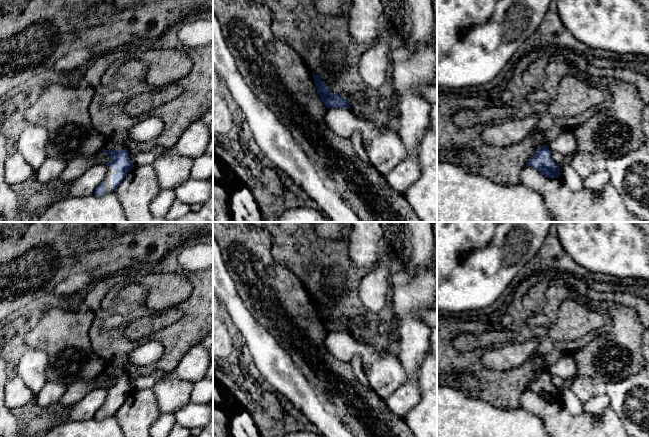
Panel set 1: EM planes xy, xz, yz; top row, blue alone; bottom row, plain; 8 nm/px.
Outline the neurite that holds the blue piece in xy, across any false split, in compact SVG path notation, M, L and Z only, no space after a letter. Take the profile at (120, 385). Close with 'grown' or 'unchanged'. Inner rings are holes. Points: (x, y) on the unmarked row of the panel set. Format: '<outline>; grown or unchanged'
M103 372L102 375L105 378L111 379L111 385L105 387L107 389L105 402L94 416L97 420L103 420L116 415L127 397L134 391L126 372L115 374L114 376Z; grown

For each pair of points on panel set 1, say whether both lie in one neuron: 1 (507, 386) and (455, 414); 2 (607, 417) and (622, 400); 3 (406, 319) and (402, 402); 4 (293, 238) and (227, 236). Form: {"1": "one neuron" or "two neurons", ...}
{"1": "two neurons", "2": "two neurons", "3": "one neuron", "4": "two neurons"}

